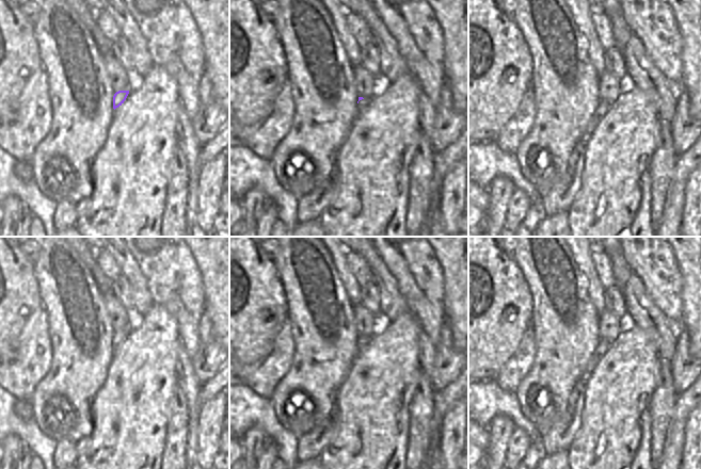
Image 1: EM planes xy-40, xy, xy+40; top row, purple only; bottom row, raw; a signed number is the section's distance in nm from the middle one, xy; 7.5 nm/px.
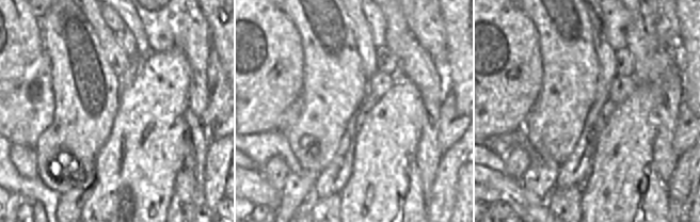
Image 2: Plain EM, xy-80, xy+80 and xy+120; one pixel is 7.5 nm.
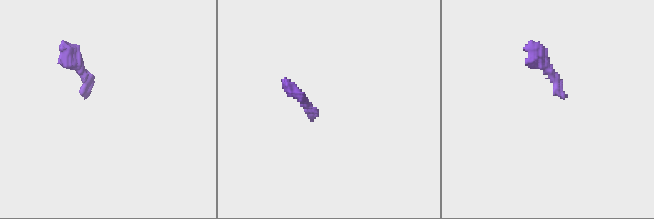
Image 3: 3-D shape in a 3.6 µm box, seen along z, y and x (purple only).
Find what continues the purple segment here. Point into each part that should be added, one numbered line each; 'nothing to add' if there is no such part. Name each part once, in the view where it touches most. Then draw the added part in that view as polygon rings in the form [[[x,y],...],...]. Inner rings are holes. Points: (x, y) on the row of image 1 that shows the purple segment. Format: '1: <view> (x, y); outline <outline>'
1: xy (362, 104); outline [[[365,98],[359,101],[359,103],[356,106],[356,115],[359,115],[361,112],[363,112],[365,110],[368,102],[369,102],[369,99],[365,99]]]

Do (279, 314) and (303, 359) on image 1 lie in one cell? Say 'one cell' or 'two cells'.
two cells

